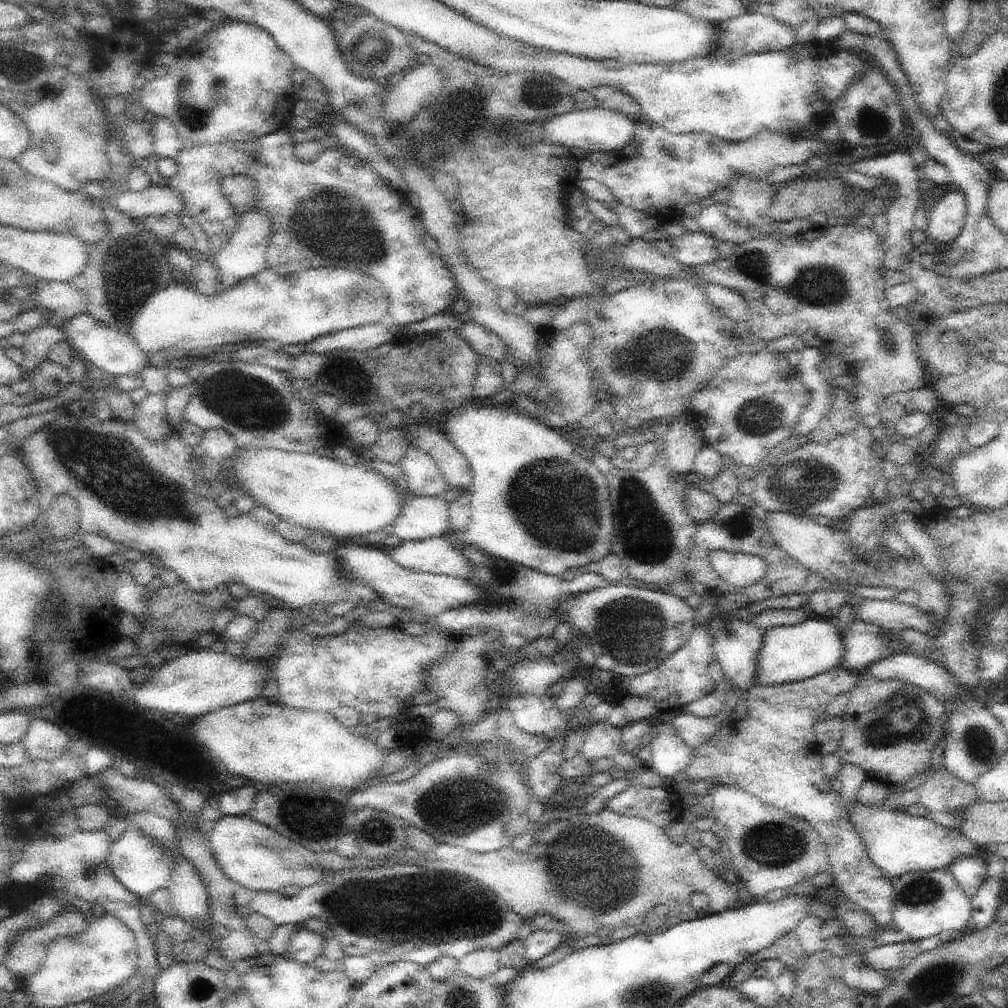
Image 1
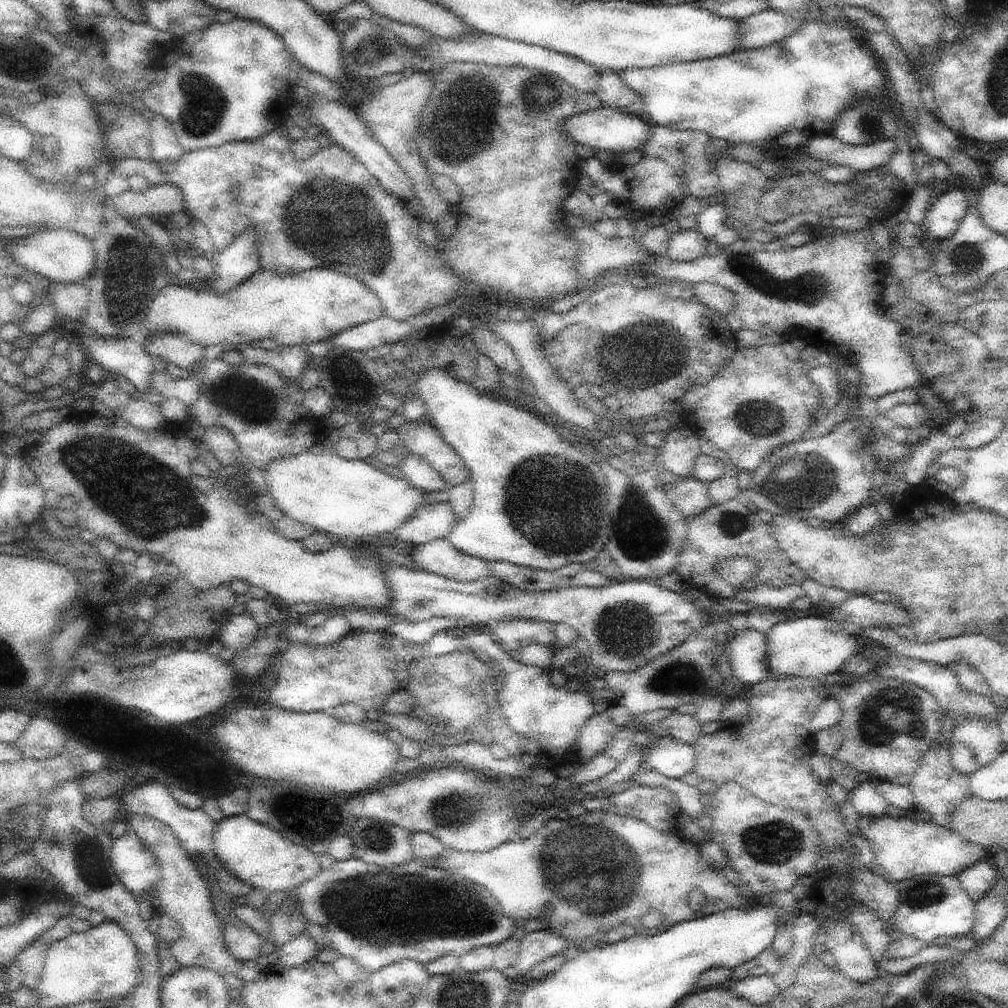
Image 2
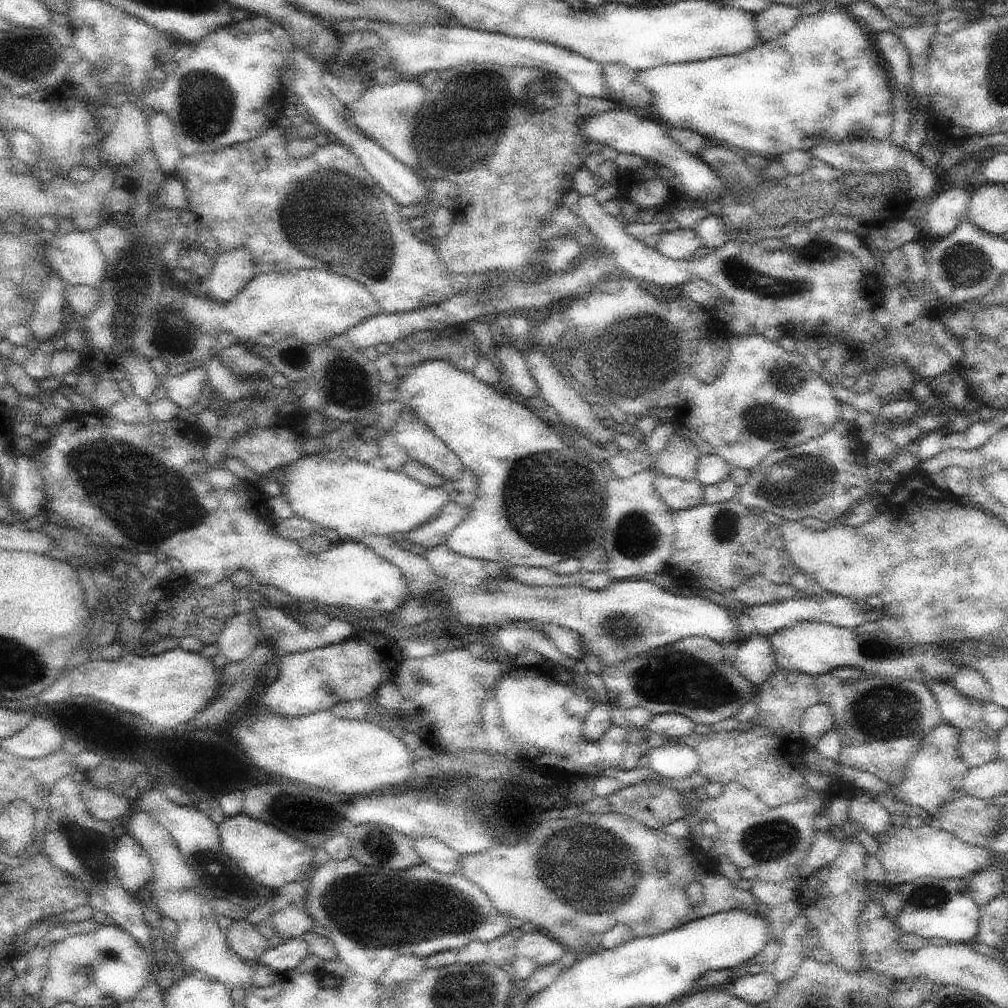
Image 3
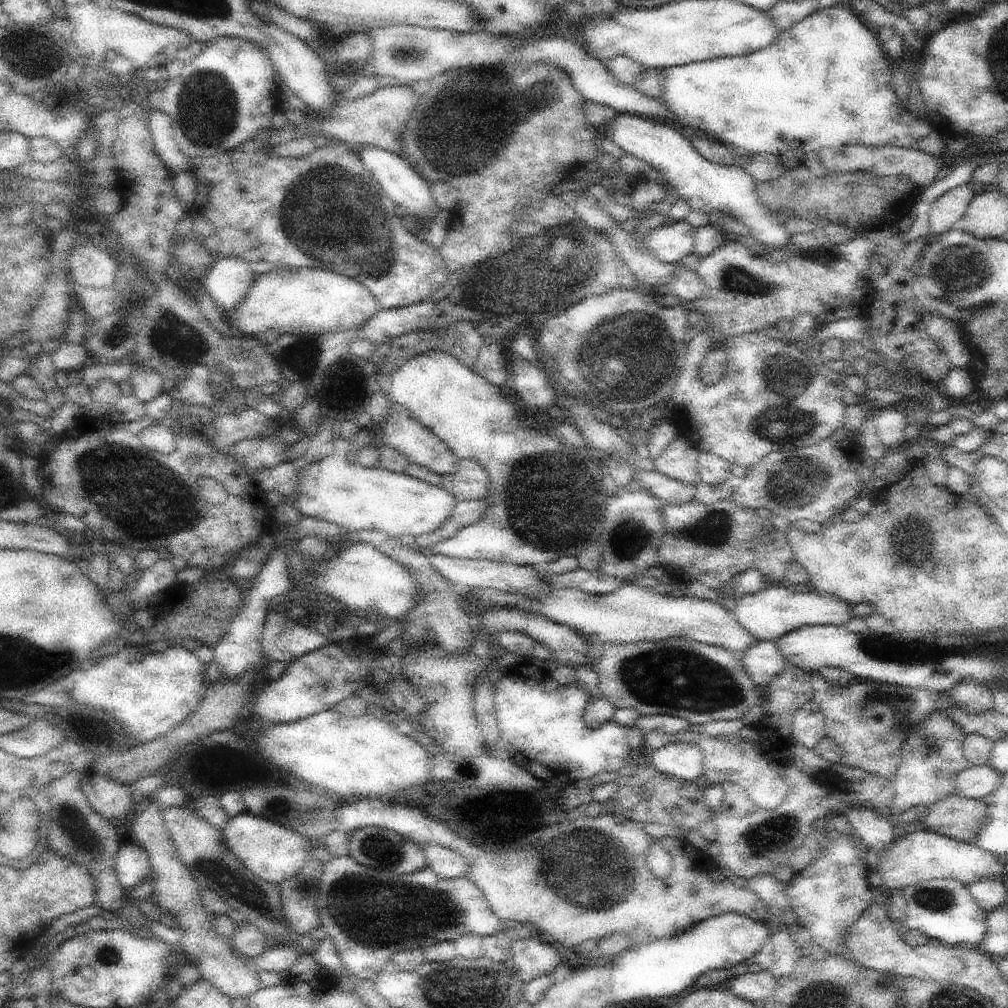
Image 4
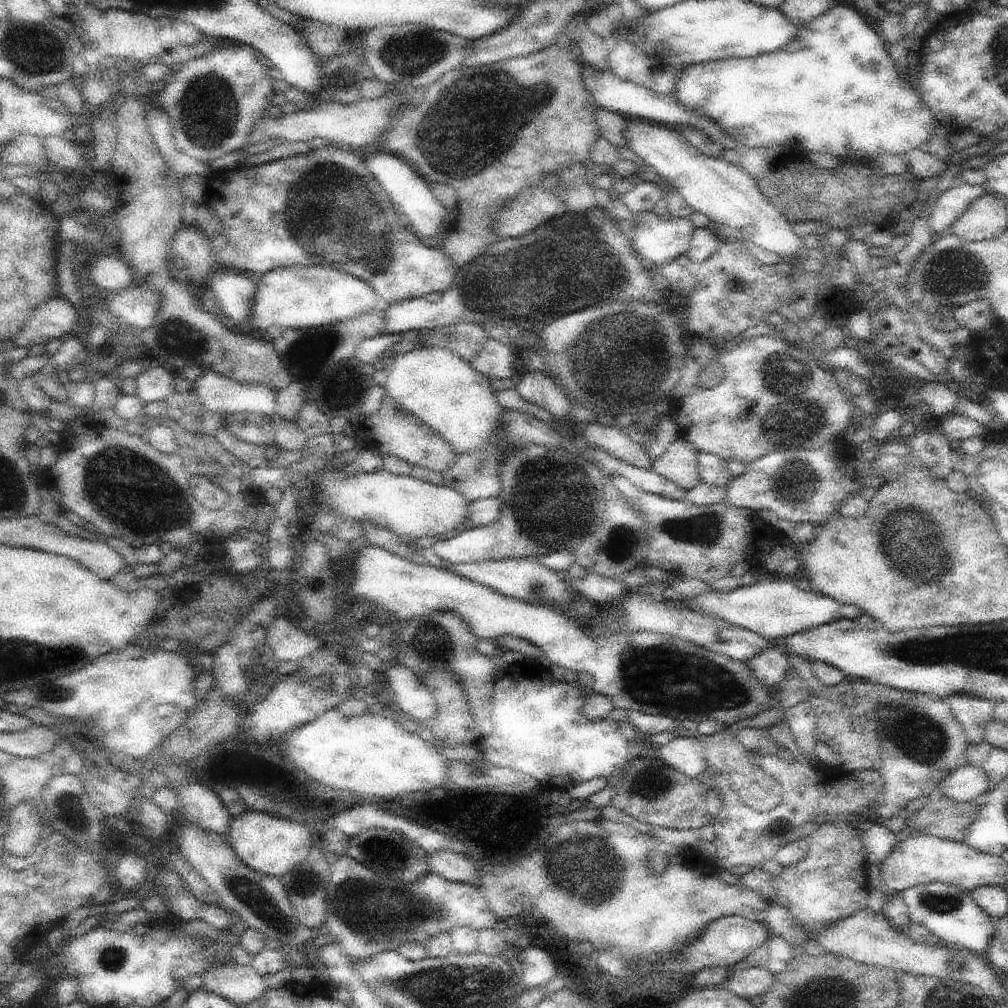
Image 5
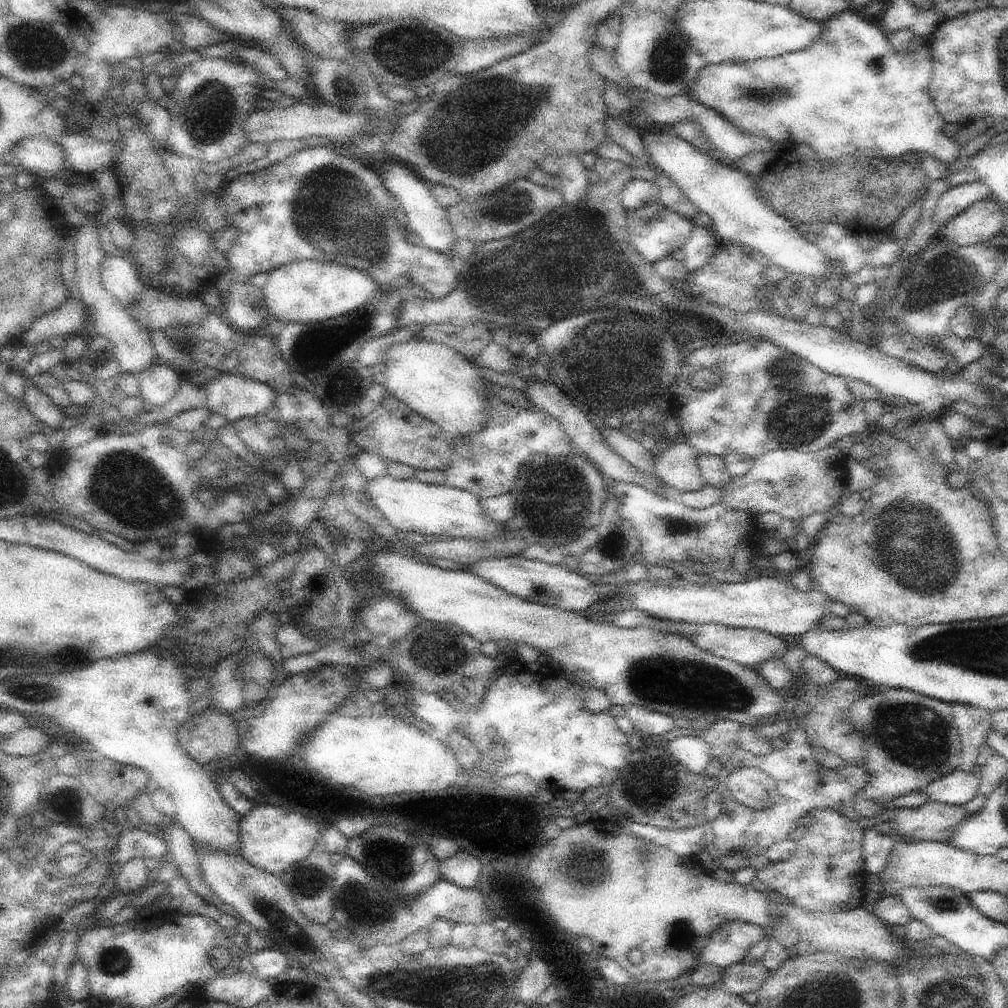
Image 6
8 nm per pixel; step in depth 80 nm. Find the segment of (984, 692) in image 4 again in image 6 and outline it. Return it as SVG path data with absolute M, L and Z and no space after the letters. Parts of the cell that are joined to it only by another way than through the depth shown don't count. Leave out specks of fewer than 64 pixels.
M954 703L953 717L962 743L961 771L976 771L975 758L980 747L987 742L991 725L991 712L966 703Z

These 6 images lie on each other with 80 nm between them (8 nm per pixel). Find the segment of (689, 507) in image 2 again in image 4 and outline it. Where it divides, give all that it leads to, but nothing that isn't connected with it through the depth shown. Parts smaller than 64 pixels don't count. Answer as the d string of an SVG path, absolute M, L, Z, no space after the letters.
M638 468L633 473L633 478L638 479L662 503L681 505L697 500L696 485L680 482L656 470Z

